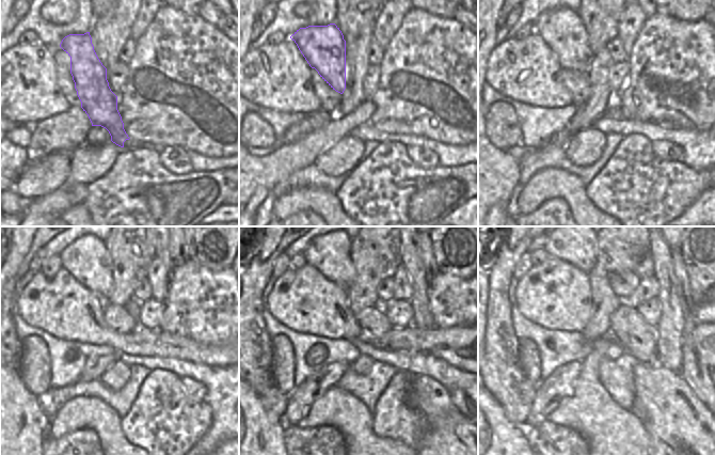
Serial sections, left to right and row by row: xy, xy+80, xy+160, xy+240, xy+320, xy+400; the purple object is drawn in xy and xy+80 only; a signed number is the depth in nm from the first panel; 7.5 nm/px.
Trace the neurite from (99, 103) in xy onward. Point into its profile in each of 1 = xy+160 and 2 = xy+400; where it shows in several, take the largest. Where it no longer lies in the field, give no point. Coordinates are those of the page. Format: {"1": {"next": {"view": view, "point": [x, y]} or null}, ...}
{"1": {"next": {"view": "xy+160", "point": [563, 31]}}, "2": {"next": {"view": "xy+400", "point": [578, 248]}}}

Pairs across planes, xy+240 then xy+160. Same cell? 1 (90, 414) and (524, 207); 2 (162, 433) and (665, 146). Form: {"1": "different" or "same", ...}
{"1": "same", "2": "different"}

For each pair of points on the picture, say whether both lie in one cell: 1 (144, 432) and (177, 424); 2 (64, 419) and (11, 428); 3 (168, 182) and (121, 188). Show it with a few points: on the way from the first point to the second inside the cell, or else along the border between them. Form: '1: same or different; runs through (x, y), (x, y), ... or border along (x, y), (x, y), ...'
1: same; runs through (153, 423), (169, 423)
2: different; border along (48, 425), (48, 433), (46, 435)
3: same; runs through (156, 184), (152, 184), (146, 188), (132, 188)

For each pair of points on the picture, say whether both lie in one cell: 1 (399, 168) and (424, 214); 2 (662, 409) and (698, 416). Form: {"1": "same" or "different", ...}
{"1": "same", "2": "same"}

